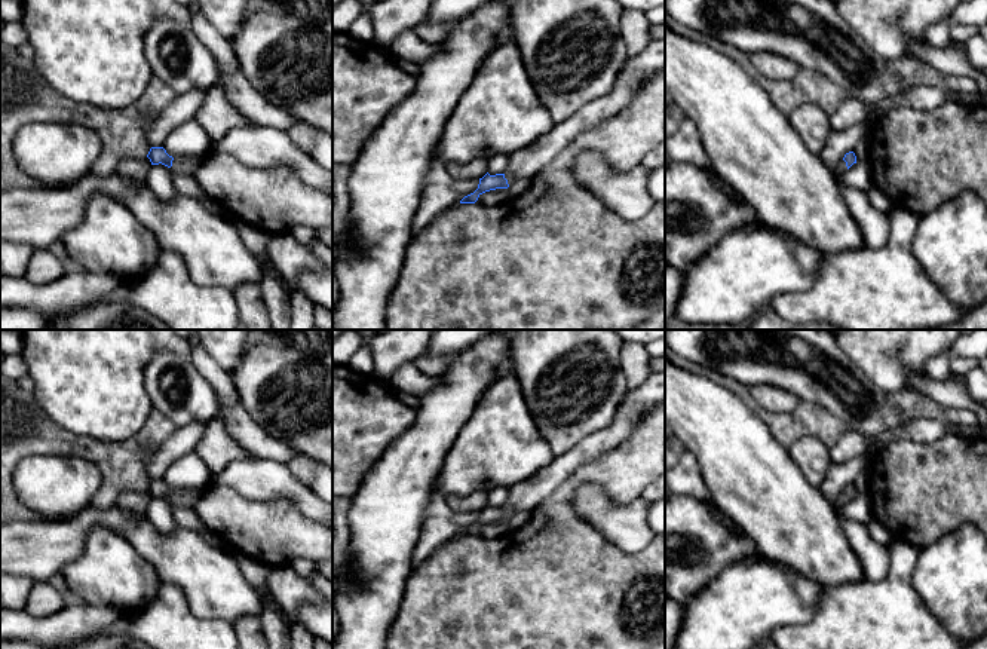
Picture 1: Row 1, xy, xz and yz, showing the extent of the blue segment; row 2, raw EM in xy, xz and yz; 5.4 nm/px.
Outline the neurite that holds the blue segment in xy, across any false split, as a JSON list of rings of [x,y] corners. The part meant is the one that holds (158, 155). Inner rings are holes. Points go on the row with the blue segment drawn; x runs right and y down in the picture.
[[[151,147],[147,157],[150,159],[151,165],[162,163],[175,174],[191,175],[191,177],[194,177],[203,159],[203,156],[172,157],[166,153],[163,147]]]

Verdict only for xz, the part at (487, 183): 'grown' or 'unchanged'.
grown

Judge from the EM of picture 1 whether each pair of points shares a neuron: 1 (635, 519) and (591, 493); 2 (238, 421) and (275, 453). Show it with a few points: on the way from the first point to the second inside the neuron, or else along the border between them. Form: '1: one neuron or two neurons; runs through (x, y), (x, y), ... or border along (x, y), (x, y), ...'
1: one neuron; runs through (625, 519), (616, 519), (601, 504)
2: one neuron; runs through (247, 429), (266, 447)

